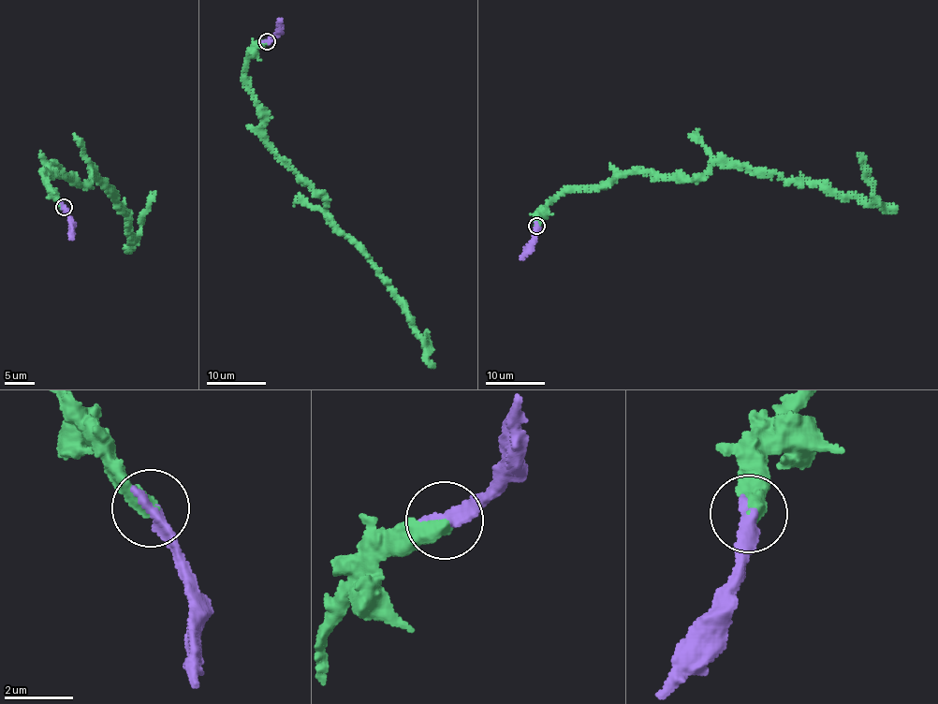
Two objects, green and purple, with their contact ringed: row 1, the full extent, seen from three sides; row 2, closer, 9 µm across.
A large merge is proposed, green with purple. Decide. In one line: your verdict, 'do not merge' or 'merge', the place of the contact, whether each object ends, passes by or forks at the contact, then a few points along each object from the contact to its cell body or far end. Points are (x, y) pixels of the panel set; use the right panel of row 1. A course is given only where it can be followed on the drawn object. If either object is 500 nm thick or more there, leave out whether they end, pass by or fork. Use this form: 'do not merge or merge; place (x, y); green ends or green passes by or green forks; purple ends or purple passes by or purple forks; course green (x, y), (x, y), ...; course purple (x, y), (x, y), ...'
merge; place (536, 226); course green (537, 226), (574, 190), (628, 174), (698, 178), (715, 163), (870, 204), (858, 154); course purple (537, 226), (533, 246), (520, 258)

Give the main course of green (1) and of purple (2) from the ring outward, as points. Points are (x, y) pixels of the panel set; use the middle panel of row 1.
1: (267, 41), (247, 60), (245, 73), (264, 139), (322, 195), (328, 217), (376, 268), (427, 345), (426, 330)
2: (267, 41), (278, 33), (279, 20)

